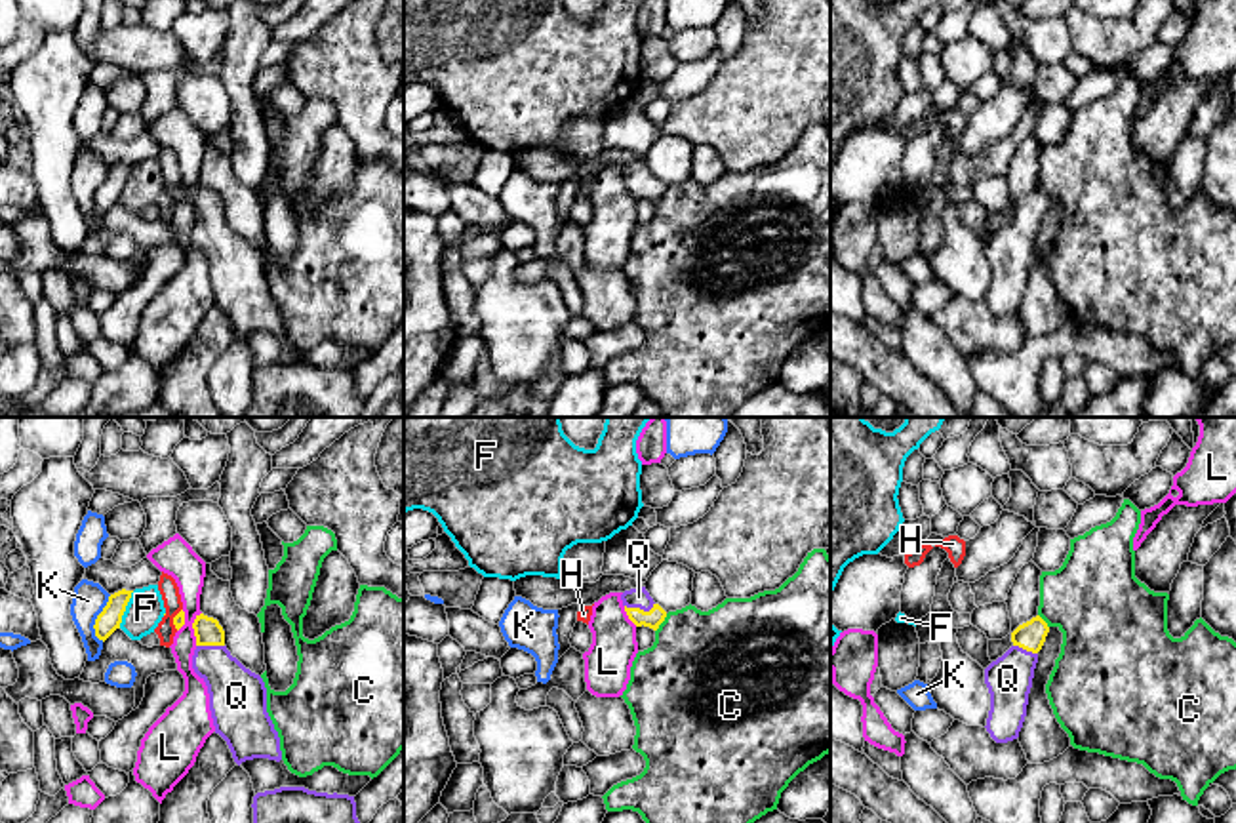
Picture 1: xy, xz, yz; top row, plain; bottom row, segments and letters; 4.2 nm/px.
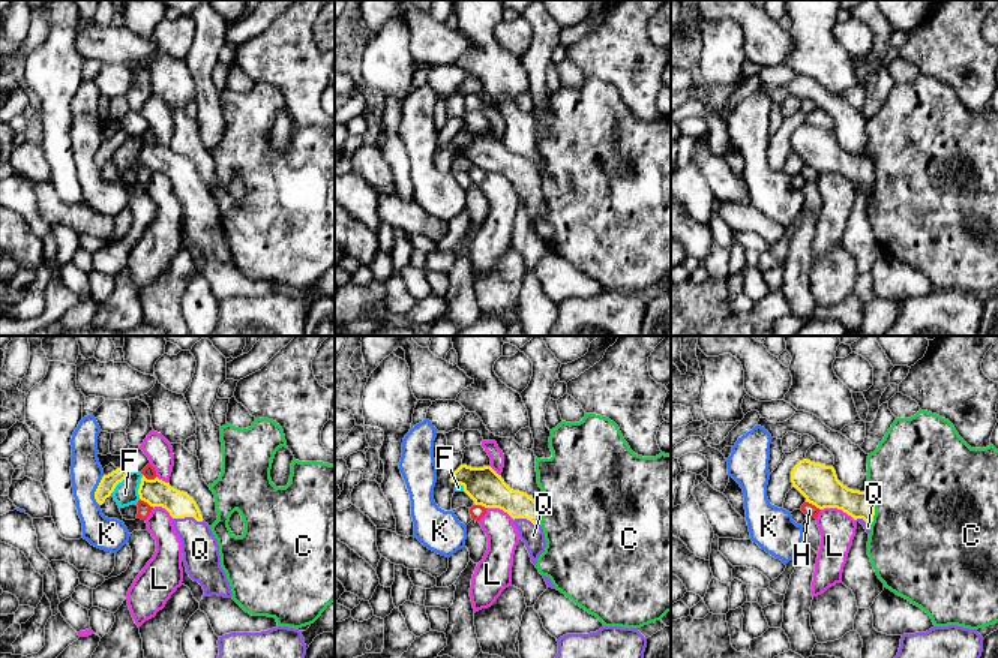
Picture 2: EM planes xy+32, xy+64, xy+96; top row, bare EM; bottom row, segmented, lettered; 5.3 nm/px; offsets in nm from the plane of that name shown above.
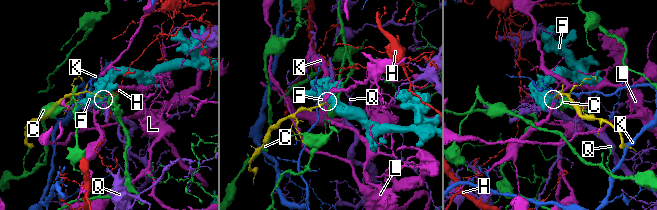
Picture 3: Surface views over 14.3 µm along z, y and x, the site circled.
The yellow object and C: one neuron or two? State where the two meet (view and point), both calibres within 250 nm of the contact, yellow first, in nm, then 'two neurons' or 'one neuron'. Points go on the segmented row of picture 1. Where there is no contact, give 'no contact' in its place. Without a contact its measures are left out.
meets yellow in xz at (661, 622); 80 nm thick on the yellow side, 460 nm on the other; two neurons

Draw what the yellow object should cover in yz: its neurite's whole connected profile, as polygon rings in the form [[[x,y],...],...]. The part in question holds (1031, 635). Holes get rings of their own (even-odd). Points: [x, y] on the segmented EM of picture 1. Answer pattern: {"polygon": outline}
{"polygon": [[[1036,615],[1011,632],[1013,646],[985,669],[990,693],[987,732],[996,743],[1019,737],[1027,716],[1038,652],[1049,632],[1047,623]]]}

